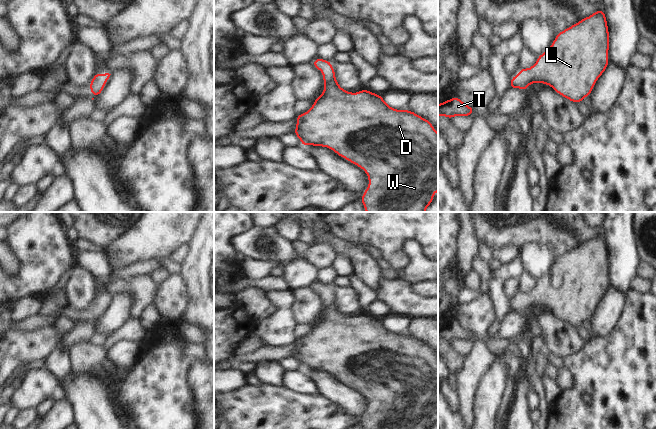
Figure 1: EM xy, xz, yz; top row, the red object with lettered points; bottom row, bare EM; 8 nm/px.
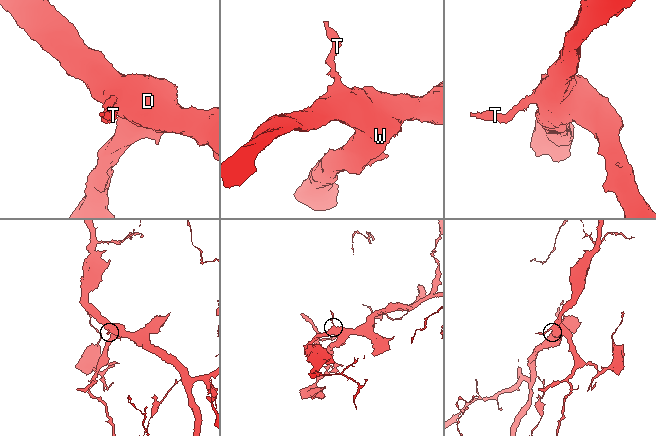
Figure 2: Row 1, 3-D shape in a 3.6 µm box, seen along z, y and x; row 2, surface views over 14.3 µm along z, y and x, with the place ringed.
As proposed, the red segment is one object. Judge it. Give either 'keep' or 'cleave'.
keep

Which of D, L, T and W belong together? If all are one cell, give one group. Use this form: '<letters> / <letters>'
D L T W

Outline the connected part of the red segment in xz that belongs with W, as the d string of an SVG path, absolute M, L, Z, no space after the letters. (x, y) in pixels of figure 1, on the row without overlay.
M317 282L313 284L312 288L323 298L324 314L322 319L313 325L313 330L307 336L298 338L296 342L297 348L294 358L300 363L301 369L306 371L309 369L327 371L340 381L363 393L369 403L369 409L361 420L363 429L430 429L434 425L433 419L438 415L438 356L432 347L411 334L398 334L390 331L384 325L382 319L377 319L366 313L356 317L342 313L335 303L336 296L332 292L332 286L330 285Z

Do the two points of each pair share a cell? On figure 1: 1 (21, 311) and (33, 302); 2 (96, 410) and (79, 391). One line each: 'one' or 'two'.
1: one
2: one

